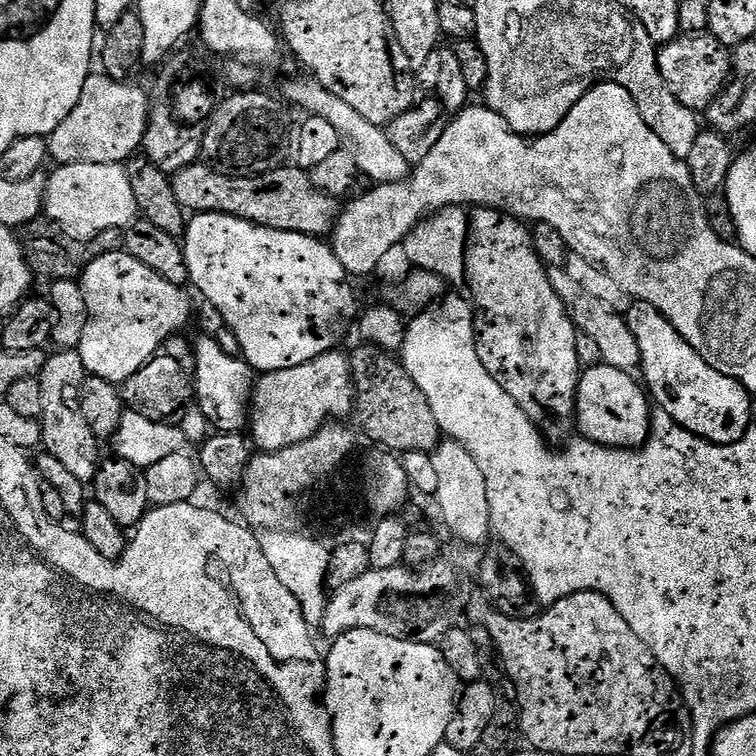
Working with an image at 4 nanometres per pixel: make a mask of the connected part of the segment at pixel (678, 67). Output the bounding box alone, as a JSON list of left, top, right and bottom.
[656,34,734,114]

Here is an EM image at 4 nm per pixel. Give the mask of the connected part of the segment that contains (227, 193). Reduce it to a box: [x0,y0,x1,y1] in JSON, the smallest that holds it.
[171,162,342,238]

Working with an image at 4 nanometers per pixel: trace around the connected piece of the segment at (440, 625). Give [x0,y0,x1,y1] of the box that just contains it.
[322,558,464,644]

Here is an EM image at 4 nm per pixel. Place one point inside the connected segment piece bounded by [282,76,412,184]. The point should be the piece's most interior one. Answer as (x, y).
(377, 158)

